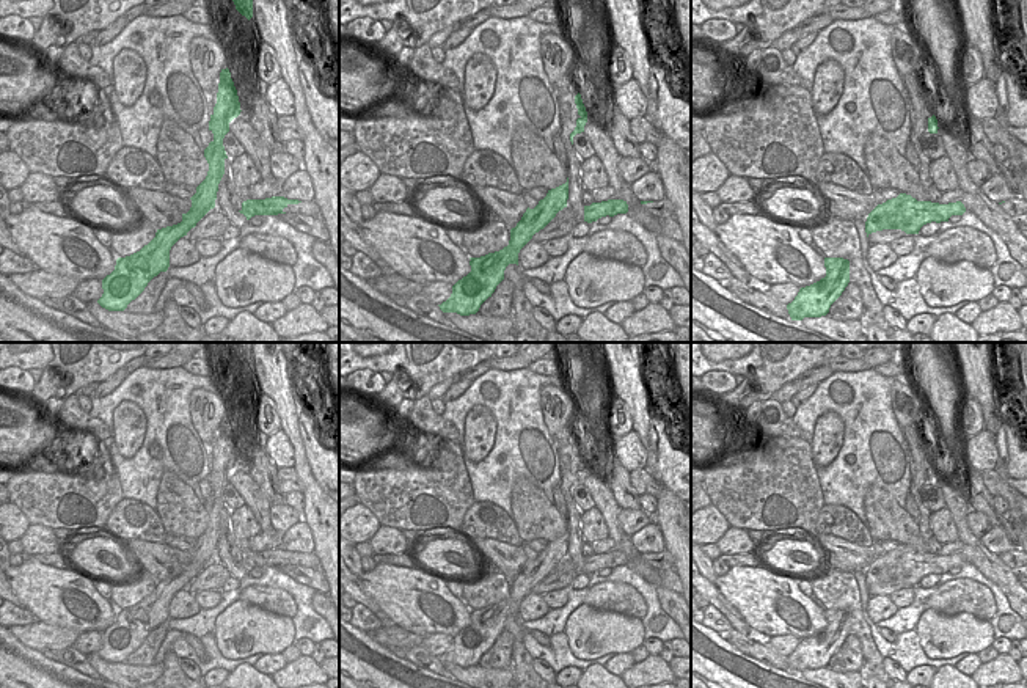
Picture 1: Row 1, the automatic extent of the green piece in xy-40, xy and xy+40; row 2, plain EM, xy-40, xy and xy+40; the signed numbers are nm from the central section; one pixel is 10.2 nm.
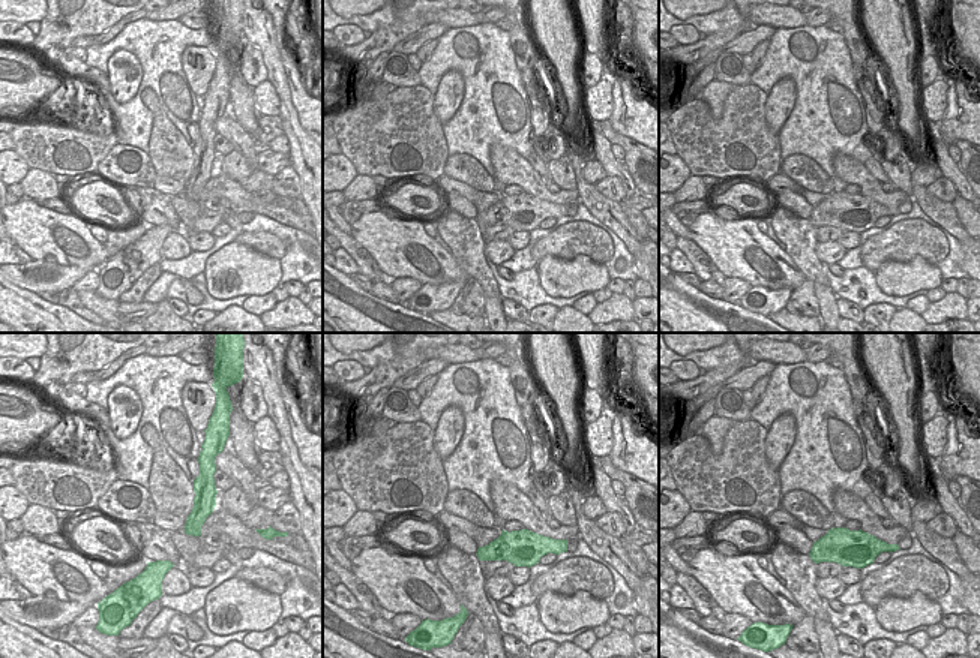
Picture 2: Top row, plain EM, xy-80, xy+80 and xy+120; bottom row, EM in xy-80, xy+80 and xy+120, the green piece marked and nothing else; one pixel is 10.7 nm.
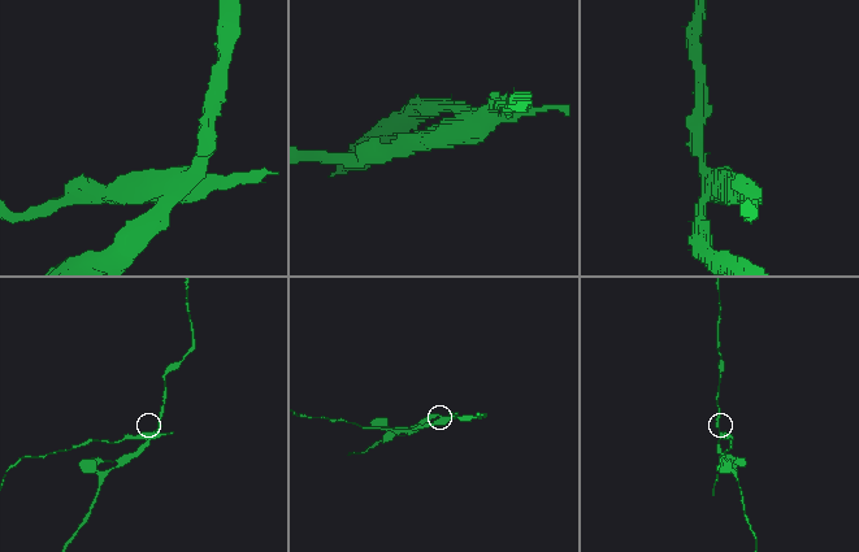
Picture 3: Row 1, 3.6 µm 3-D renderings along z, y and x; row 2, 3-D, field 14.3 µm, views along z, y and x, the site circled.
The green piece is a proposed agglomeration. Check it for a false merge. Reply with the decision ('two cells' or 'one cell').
two cells

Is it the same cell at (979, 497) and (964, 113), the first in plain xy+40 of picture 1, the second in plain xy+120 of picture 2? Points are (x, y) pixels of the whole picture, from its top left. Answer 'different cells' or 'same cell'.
different cells

